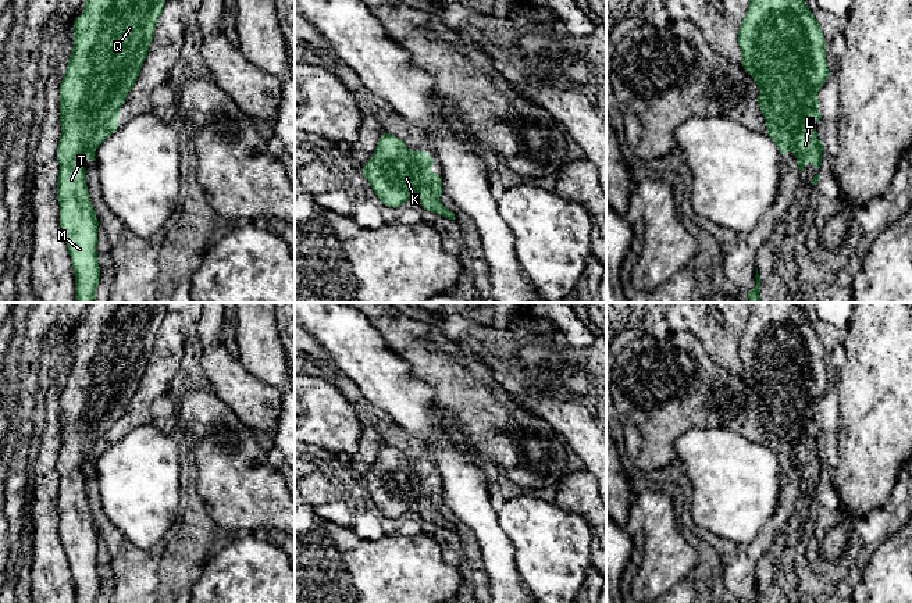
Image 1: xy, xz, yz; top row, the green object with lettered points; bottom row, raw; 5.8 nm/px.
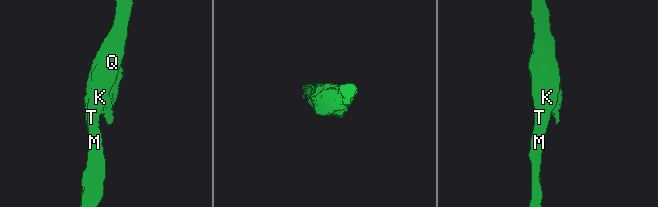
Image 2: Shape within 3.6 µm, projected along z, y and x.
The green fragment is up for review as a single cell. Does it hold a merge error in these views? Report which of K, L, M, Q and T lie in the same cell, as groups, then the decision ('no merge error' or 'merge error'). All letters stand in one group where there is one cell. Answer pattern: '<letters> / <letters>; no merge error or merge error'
K M Q T / L; merge error

